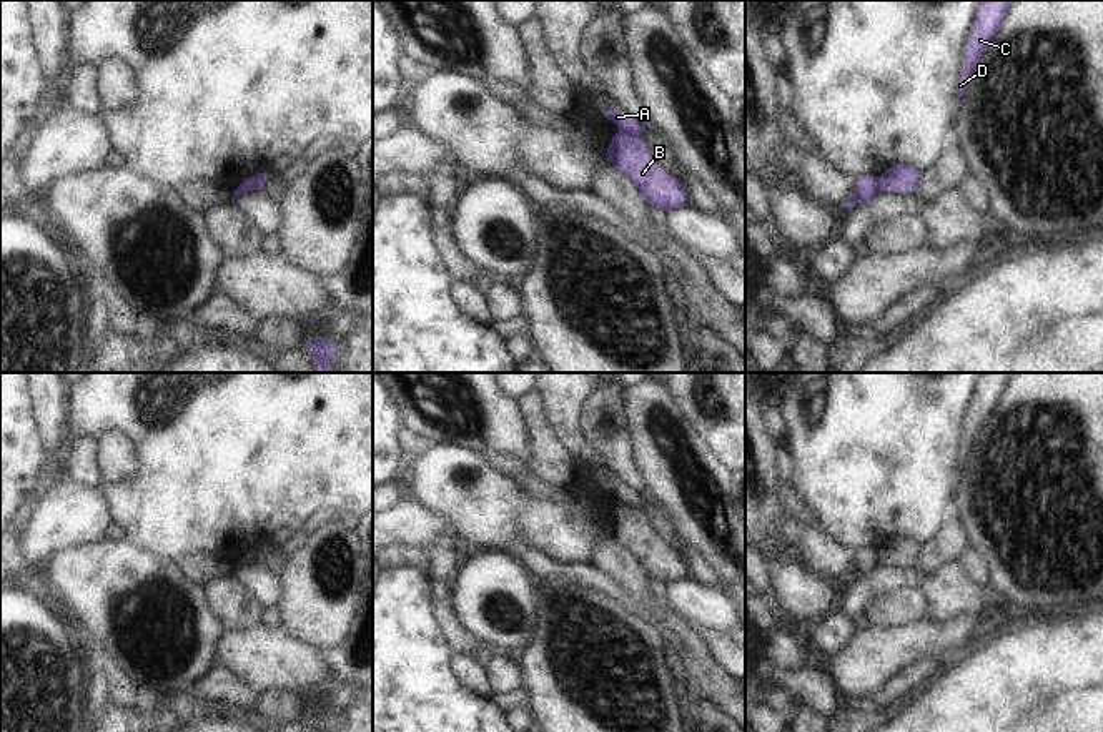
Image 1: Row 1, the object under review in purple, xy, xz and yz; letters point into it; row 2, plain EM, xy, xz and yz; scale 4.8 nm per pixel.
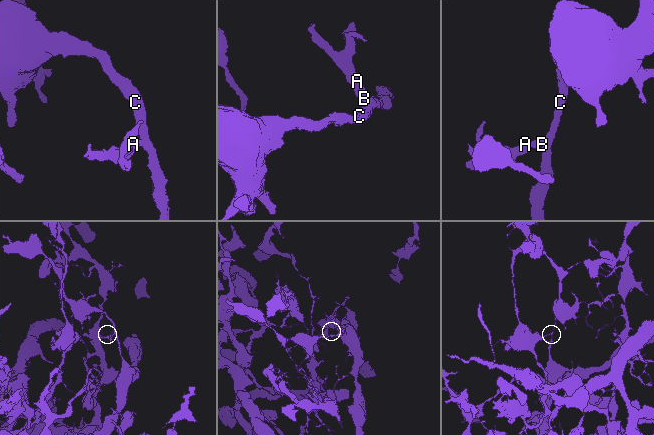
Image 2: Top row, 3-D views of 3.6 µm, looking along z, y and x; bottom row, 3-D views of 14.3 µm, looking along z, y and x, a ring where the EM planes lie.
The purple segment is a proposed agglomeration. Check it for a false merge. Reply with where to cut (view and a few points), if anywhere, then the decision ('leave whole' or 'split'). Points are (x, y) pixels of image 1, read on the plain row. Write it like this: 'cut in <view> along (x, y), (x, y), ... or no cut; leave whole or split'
cut in xy along (263, 553), (255, 551), (248, 559), (238, 559); split

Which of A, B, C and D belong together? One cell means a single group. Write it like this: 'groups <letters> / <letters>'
groups A / B C D

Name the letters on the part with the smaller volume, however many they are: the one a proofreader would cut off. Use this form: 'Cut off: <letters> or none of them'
Cut off: A

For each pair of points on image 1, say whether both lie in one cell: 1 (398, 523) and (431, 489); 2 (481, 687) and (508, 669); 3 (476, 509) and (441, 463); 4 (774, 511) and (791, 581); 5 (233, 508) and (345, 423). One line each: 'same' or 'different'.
1: different
2: different
3: same
4: same
5: same

